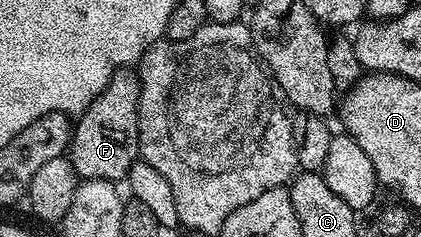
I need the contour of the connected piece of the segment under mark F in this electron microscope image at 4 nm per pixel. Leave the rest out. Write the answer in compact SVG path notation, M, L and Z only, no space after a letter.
M127 65L114 72L108 85L85 109L85 114L98 115L102 123L94 123L87 129L84 124L73 124L72 138L68 143L68 158L73 163L76 173L82 179L108 179L111 181L125 180L130 173L130 166L139 158L138 154L138 98L142 96L142 80L133 66Z

